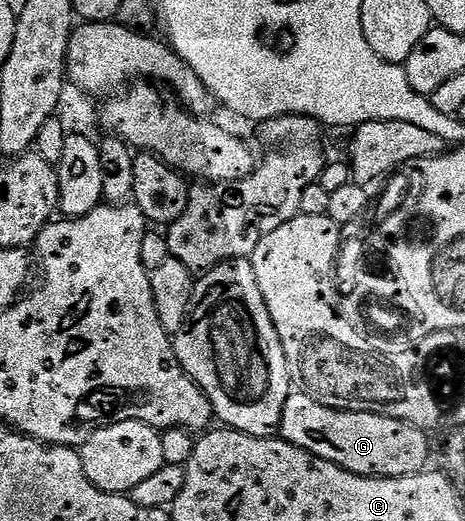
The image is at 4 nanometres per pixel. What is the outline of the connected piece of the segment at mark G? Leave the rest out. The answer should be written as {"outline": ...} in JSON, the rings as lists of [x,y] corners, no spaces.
{"outline":[[[298,390],[285,402],[279,432],[293,446],[359,476],[411,476],[424,471],[429,460],[429,436],[424,429],[377,414],[330,408]]]}

